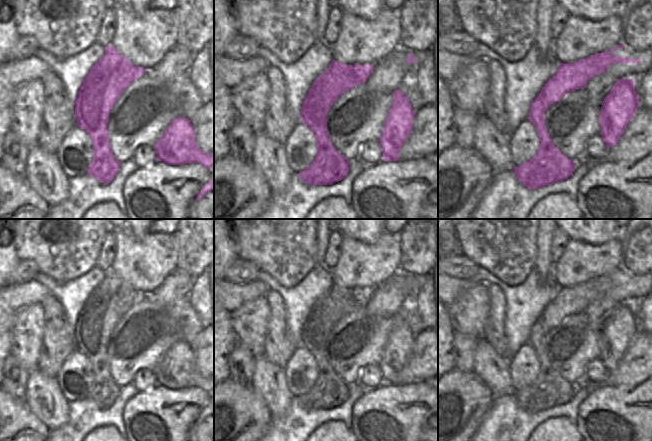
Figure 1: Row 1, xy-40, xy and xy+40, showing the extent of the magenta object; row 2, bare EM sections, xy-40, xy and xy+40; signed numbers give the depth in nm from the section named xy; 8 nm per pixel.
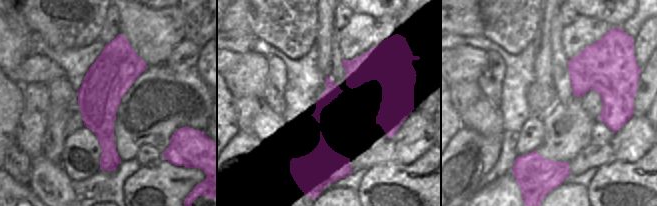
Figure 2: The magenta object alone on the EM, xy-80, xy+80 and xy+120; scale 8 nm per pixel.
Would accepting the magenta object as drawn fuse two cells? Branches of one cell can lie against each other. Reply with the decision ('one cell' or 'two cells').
two cells

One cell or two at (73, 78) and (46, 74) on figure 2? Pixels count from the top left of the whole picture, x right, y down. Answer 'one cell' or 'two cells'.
two cells

